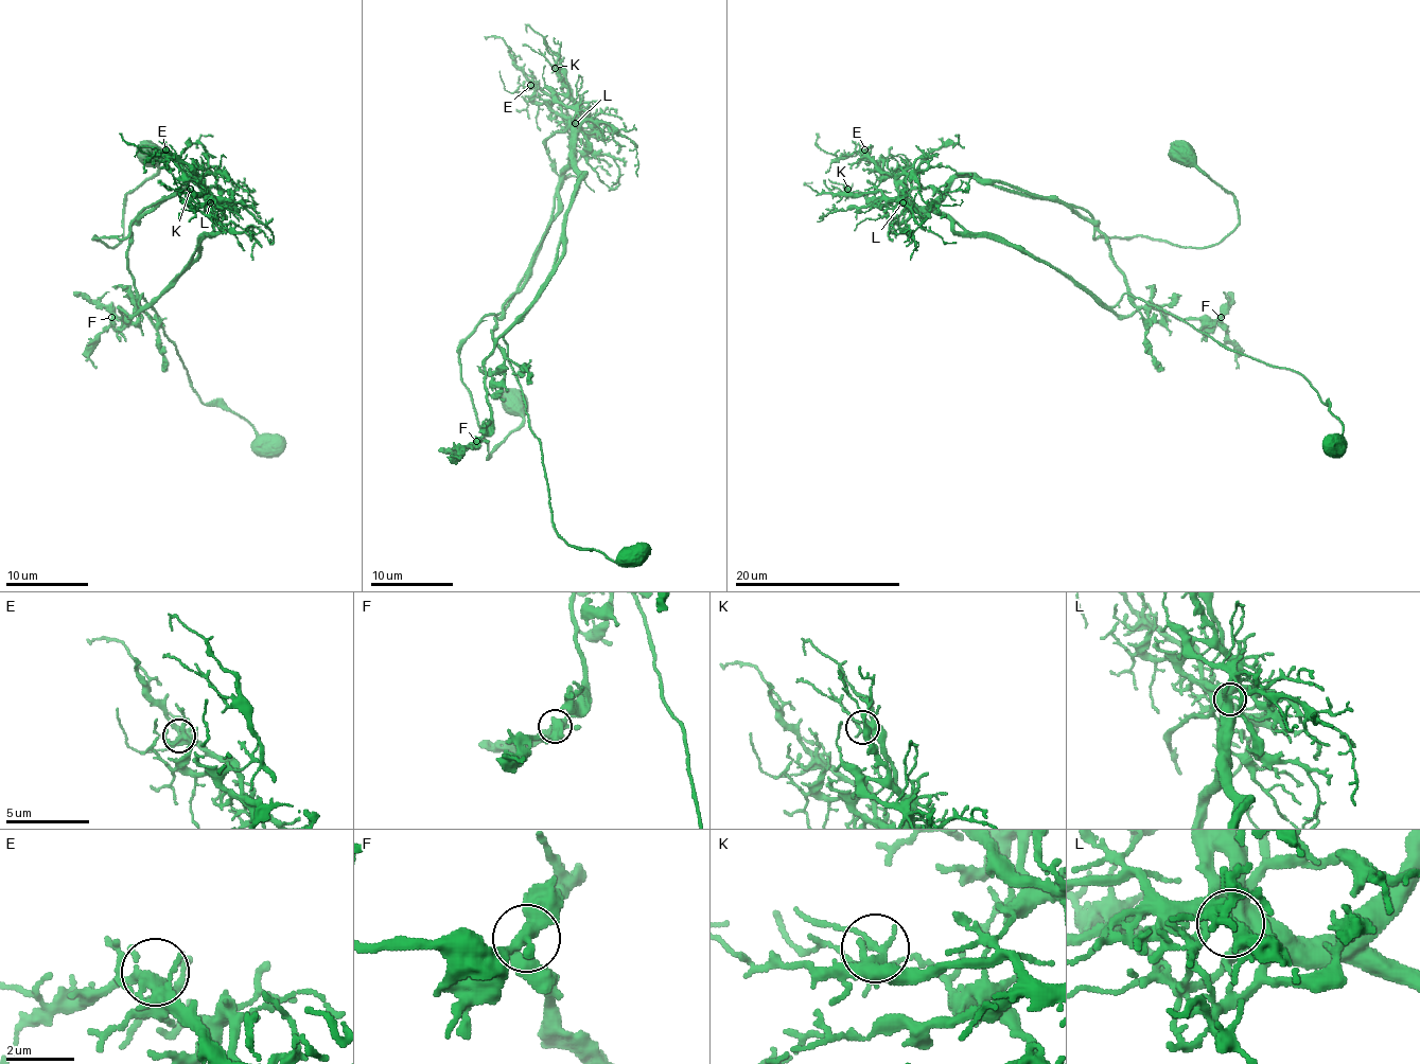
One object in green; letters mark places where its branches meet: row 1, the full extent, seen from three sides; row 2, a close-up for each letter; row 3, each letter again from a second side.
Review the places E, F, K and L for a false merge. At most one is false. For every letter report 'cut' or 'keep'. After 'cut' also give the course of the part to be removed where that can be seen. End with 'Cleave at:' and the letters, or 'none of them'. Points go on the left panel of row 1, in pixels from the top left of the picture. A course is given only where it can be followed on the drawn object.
E: keep
F: keep
K: keep
L: cut | (211, 204), (194, 176), (124, 238), (97, 238), (116, 247), (124, 199), (157, 172), (157, 149), (144, 141)
Cleave at: L

